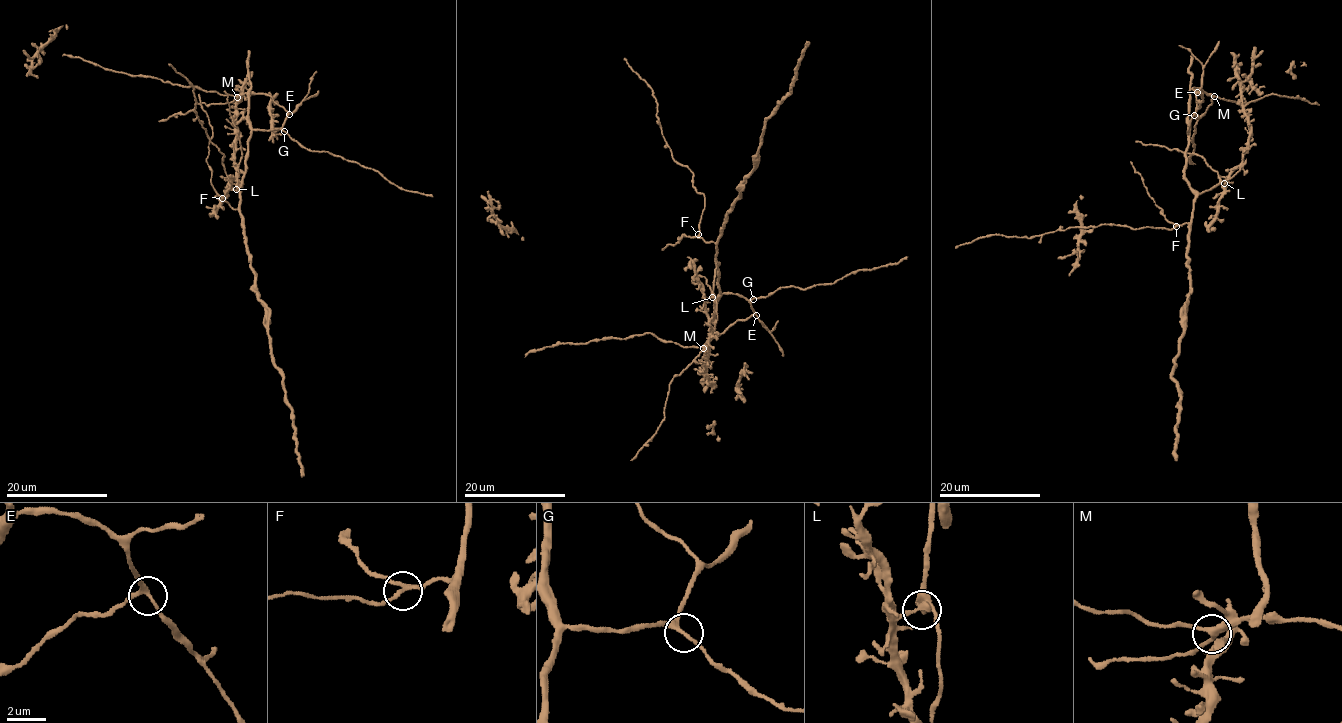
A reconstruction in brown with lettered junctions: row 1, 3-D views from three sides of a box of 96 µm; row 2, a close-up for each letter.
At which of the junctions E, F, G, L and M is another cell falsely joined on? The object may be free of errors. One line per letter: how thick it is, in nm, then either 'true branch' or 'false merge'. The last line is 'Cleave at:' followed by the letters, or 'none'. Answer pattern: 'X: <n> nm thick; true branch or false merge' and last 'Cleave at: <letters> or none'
E: 200 nm thick; true branch
F: 200 nm thick; true branch
G: 190 nm thick; true branch
L: 160 nm thick; true branch
M: 280 nm thick; true branch
Cleave at: none

